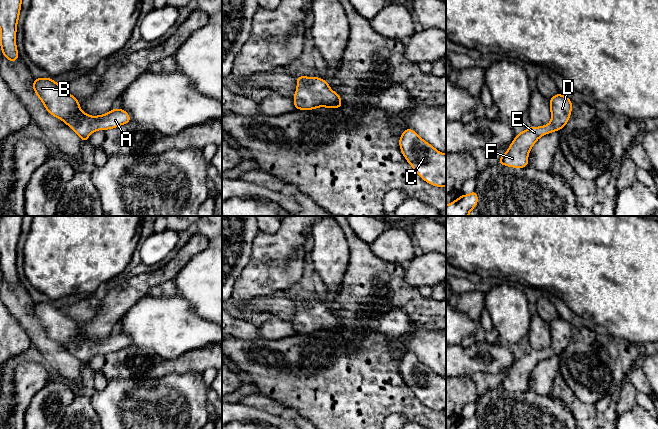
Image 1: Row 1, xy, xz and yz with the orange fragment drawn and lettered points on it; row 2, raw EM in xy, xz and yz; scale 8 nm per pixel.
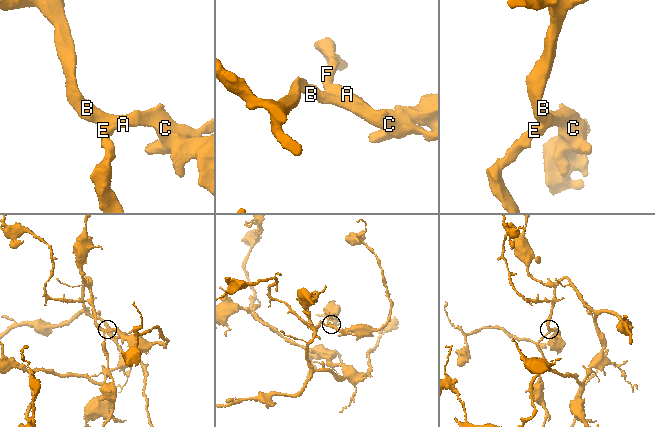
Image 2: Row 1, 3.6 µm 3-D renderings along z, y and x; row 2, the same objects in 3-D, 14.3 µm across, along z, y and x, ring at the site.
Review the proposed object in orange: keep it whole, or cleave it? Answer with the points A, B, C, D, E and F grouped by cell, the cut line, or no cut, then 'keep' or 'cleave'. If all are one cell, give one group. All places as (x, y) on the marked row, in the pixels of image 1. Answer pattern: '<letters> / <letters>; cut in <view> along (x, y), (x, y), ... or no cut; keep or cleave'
A B C D E F; no cut; keep

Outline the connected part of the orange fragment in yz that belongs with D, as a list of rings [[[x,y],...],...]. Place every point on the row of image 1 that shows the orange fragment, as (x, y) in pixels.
[[[561,93],[556,94],[549,101],[551,122],[541,127],[531,126],[517,134],[508,151],[501,155],[497,164],[513,168],[527,167],[529,165],[528,155],[536,141],[543,135],[560,131],[565,127],[570,119],[573,102]]]

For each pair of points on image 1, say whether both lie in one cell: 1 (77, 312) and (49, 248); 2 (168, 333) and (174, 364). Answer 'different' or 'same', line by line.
1: different
2: different

